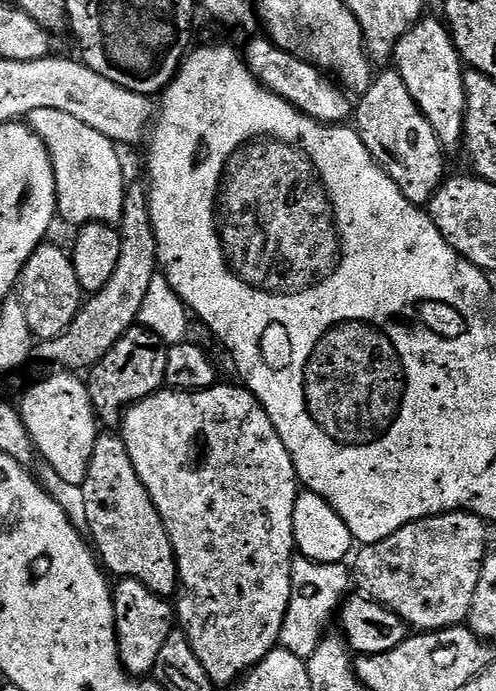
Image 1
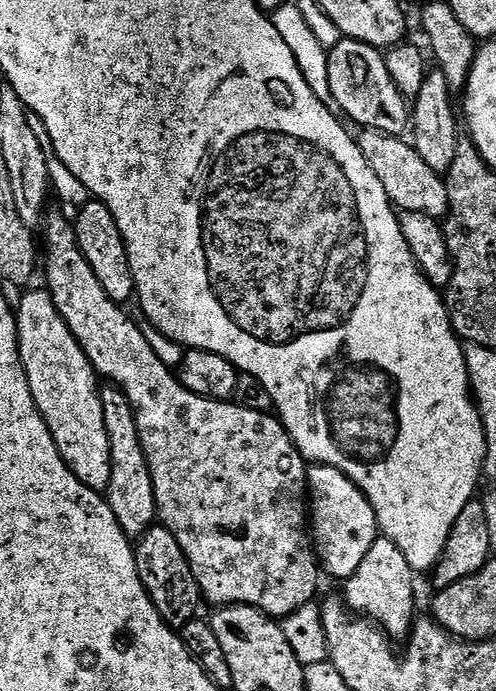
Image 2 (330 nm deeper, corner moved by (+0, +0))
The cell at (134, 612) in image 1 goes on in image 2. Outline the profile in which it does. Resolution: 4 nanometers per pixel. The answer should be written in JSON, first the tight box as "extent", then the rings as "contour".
{"extent":[134,526,198,625],"contour":[[[153,526],[139,537],[134,551],[140,580],[144,583],[148,597],[158,610],[158,614],[173,625],[187,624],[197,615],[198,589],[186,554],[182,554],[182,546],[178,546],[174,534],[170,534],[170,530],[166,530],[163,526]]]}

